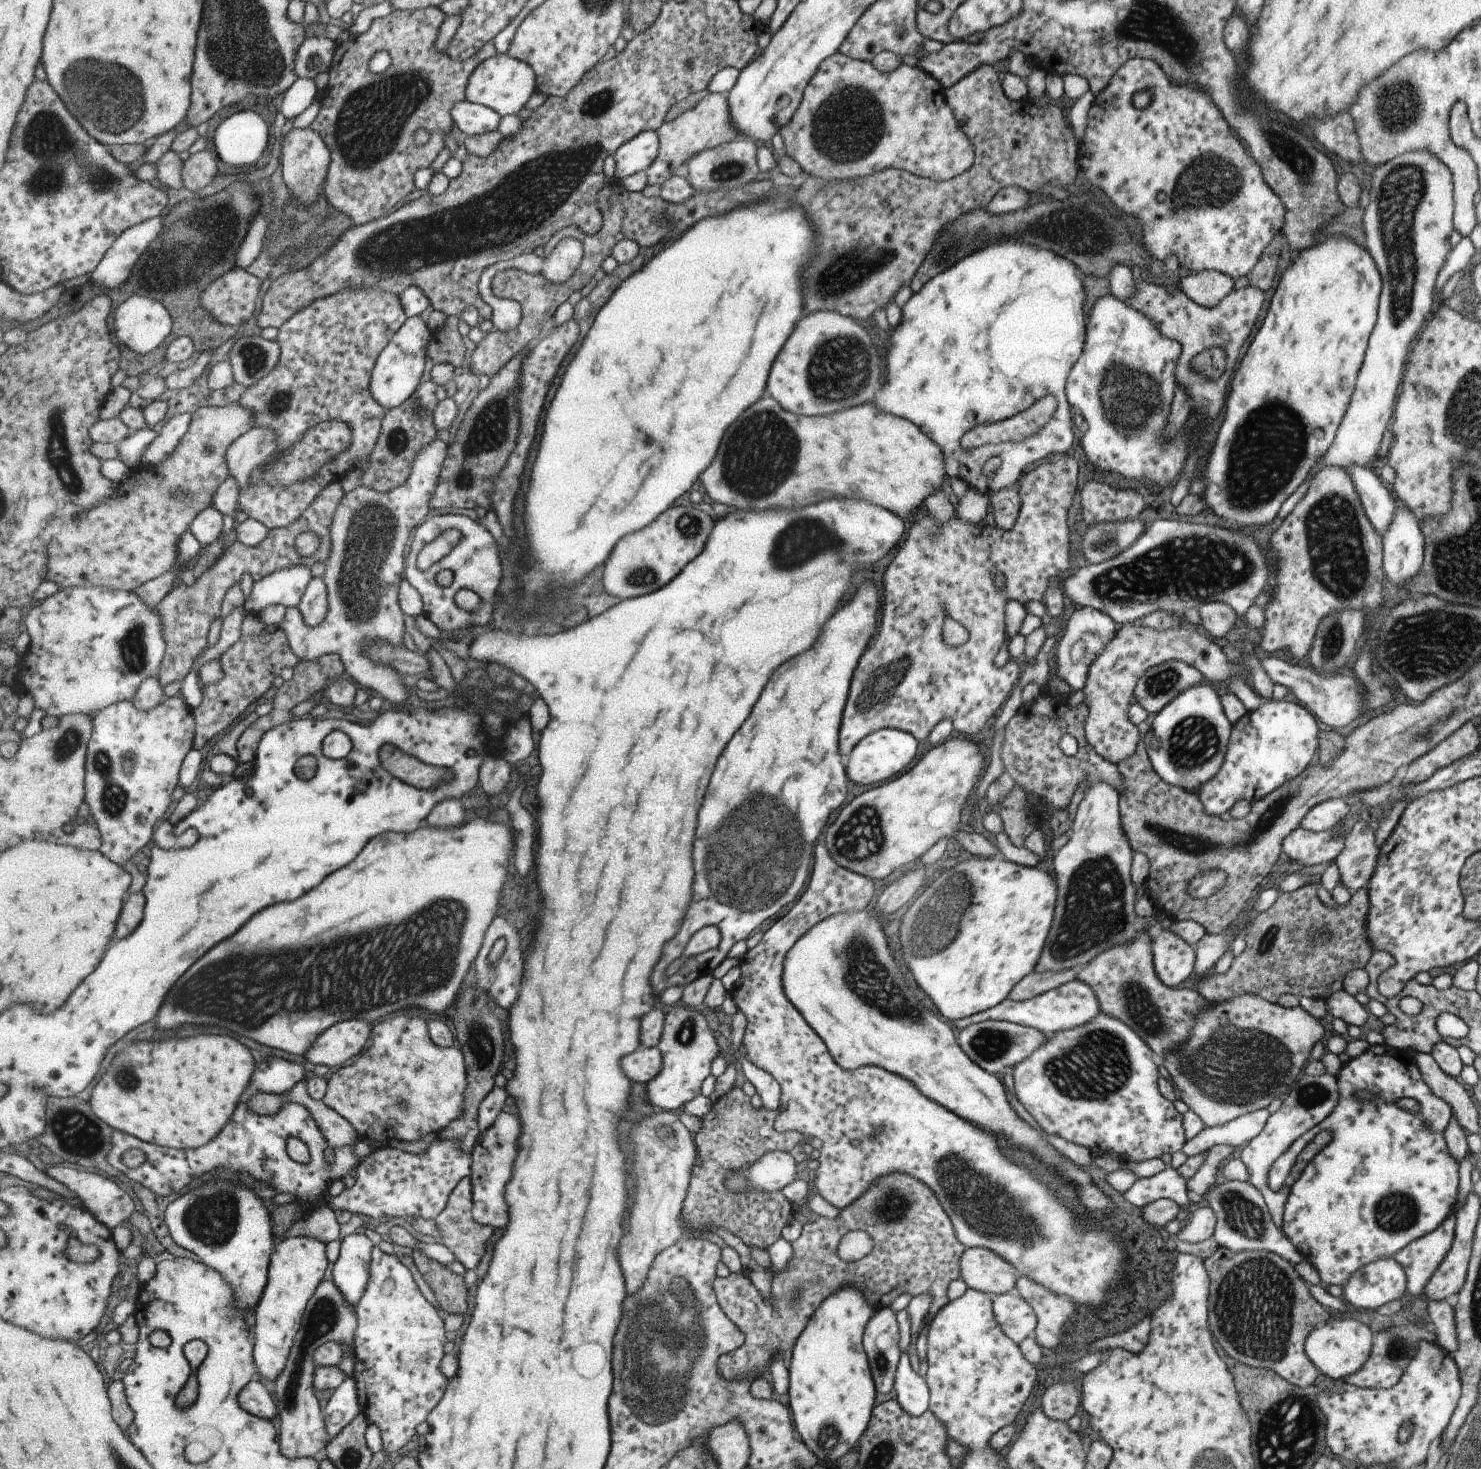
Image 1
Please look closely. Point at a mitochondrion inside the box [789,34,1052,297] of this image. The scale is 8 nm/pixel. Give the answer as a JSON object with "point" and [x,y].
{"point":[847,126]}

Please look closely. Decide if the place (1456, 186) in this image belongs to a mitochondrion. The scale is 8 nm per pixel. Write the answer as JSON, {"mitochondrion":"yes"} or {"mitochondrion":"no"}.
{"mitochondrion":"no"}

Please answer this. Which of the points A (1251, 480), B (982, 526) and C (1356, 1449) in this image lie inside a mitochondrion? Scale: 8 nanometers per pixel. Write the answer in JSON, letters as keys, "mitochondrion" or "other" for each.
{"A":"mitochondrion","B":"other","C":"other"}

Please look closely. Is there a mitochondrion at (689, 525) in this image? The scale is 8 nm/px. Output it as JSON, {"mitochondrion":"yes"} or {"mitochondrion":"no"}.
{"mitochondrion":"yes"}

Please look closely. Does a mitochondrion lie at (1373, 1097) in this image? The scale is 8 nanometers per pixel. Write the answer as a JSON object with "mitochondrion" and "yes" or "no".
{"mitochondrion":"no"}

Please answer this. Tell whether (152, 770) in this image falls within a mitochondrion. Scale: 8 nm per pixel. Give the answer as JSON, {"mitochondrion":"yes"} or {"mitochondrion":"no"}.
{"mitochondrion":"no"}

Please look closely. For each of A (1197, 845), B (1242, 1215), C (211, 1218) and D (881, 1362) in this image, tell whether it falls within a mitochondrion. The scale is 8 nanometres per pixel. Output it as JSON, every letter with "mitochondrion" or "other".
{"A":"mitochondrion","B":"mitochondrion","C":"mitochondrion","D":"mitochondrion"}

